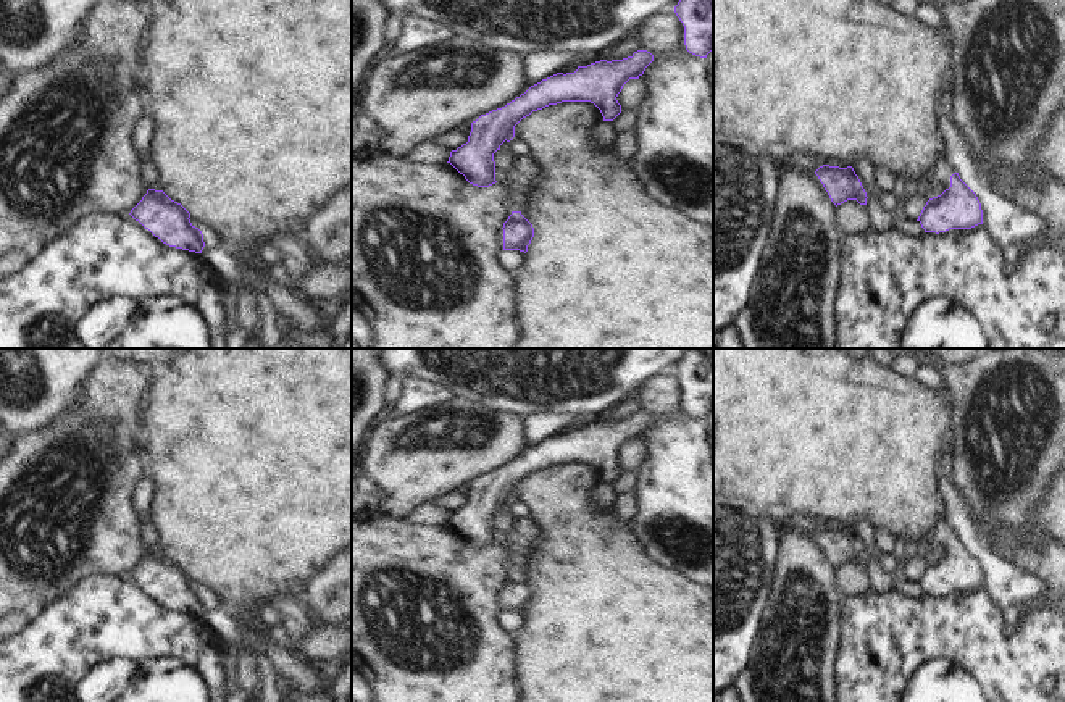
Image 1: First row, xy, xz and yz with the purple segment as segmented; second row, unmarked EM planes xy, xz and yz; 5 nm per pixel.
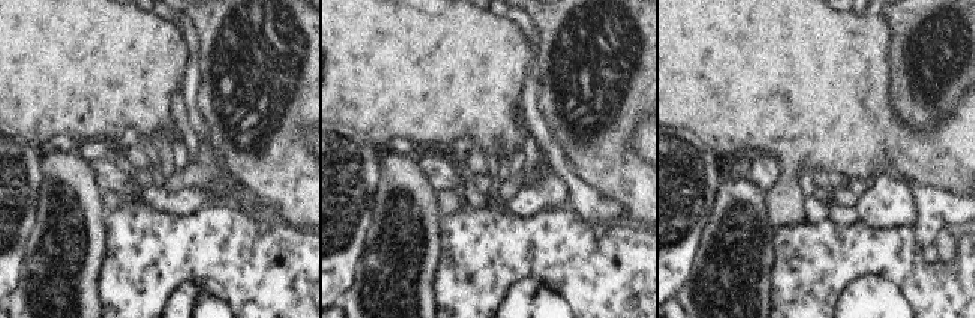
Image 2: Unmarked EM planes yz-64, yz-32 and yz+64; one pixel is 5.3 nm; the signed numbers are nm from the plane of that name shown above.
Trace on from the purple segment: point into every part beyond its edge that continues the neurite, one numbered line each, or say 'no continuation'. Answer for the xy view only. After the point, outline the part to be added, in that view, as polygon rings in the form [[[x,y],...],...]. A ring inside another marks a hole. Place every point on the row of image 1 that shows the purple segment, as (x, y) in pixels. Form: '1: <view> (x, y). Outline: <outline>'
1: xy (149, 168). Outline: [[[140,155],[140,171],[142,171],[142,179],[145,182],[147,190],[148,189],[160,190],[158,166],[157,166],[155,160]]]

